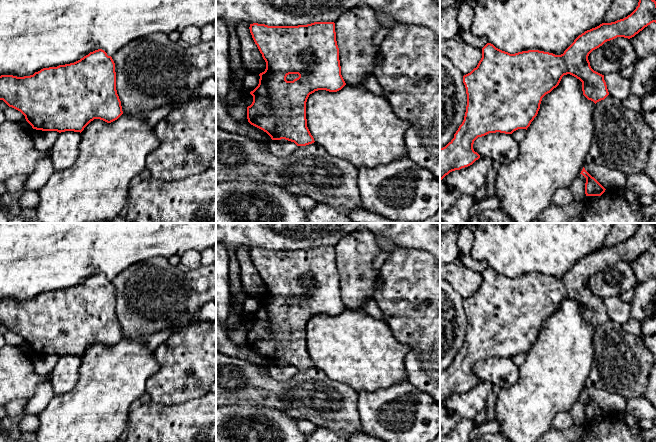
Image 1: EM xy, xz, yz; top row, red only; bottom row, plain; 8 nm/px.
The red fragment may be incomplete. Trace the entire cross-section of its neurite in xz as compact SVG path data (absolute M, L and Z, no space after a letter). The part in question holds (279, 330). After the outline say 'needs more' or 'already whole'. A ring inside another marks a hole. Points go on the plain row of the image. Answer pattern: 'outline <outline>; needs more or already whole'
outline M314 246L298 250L253 247L249 253L266 286L266 293L259 298L258 310L250 316L253 326L247 331L248 346L266 356L272 364L285 363L297 370L314 367L306 343L309 319L318 314L337 316L346 309L341 299L335 247ZM289 298L298 298L299 301L287 305Z; already whole

